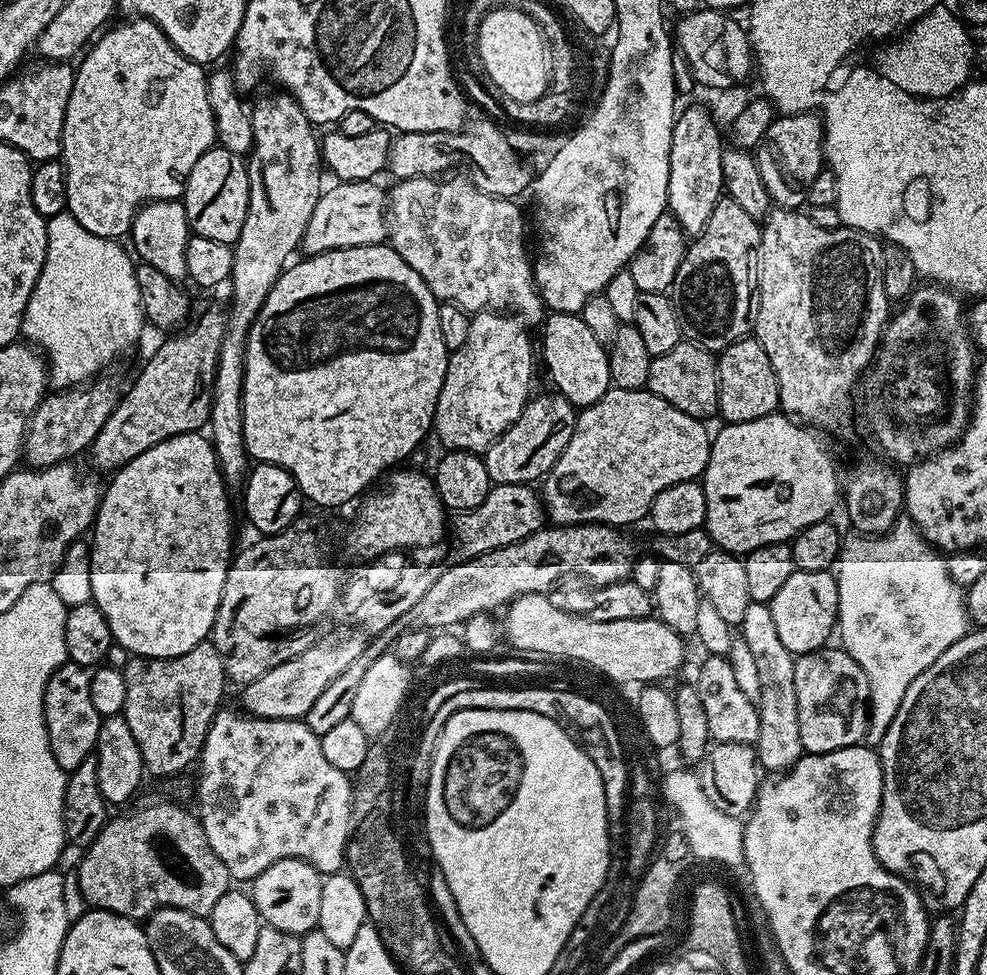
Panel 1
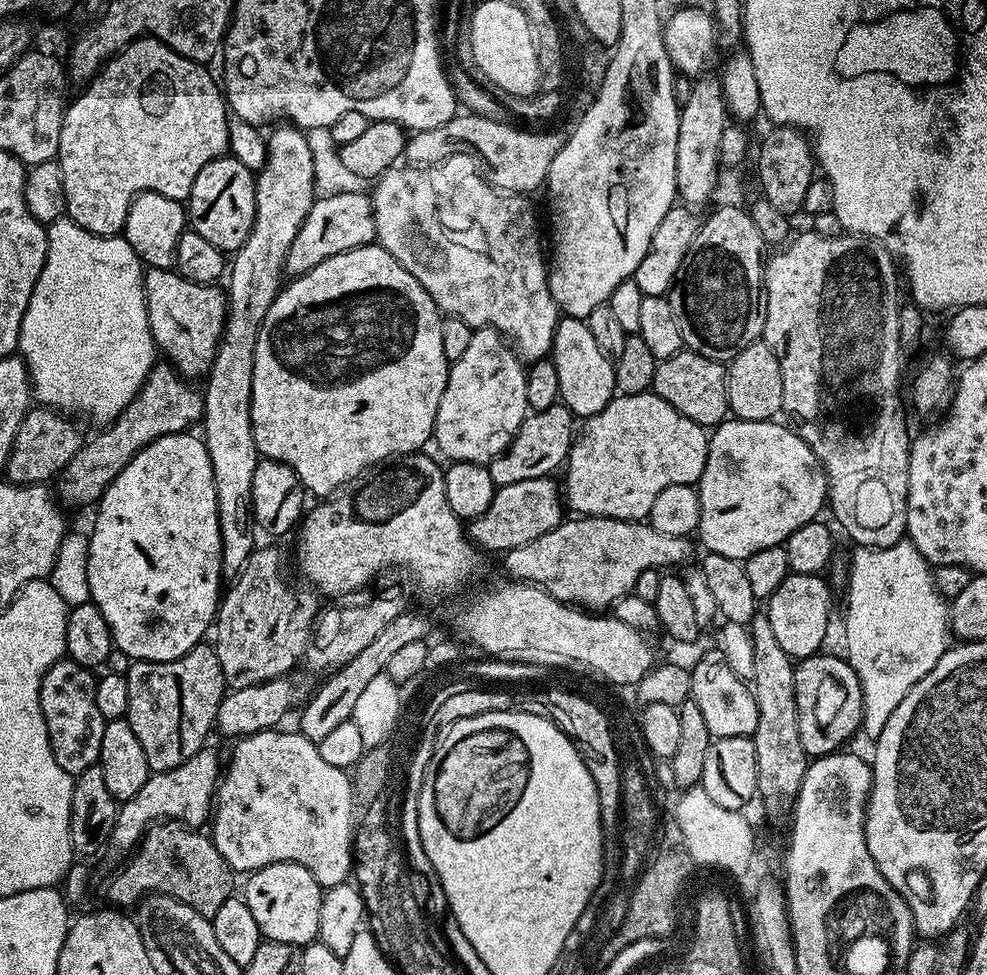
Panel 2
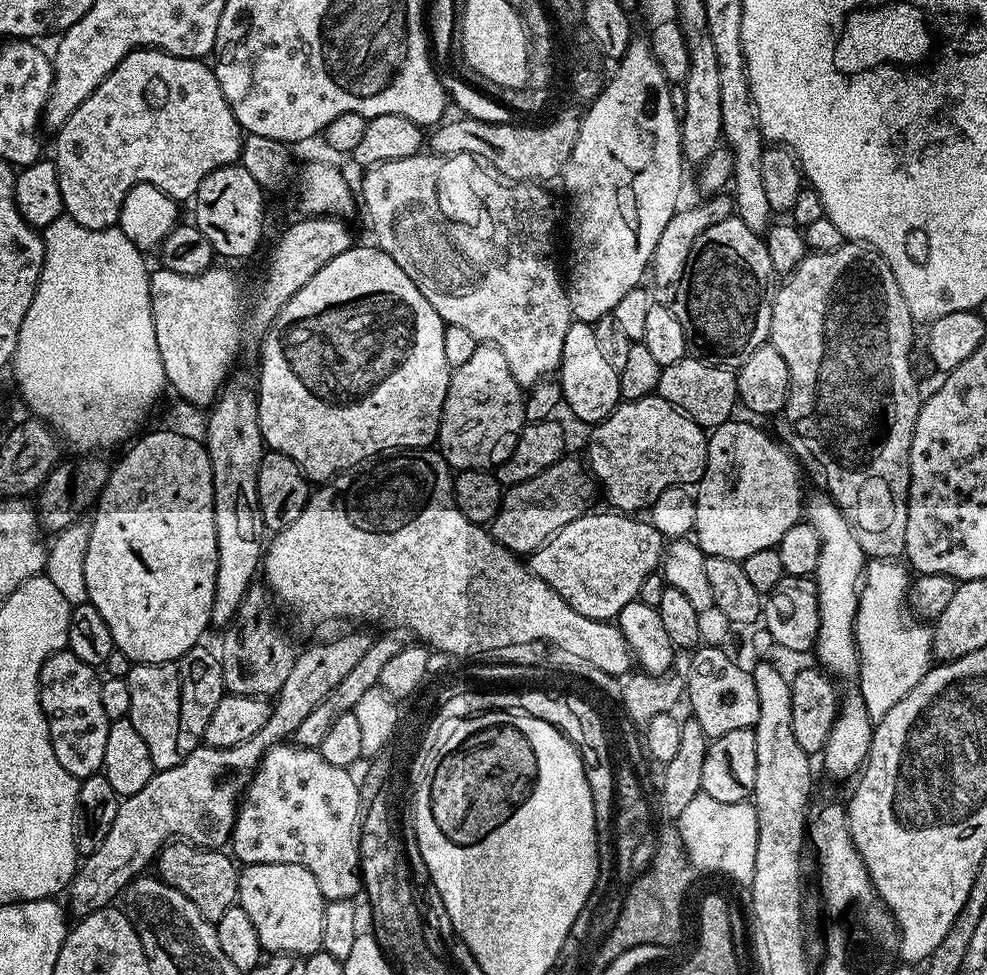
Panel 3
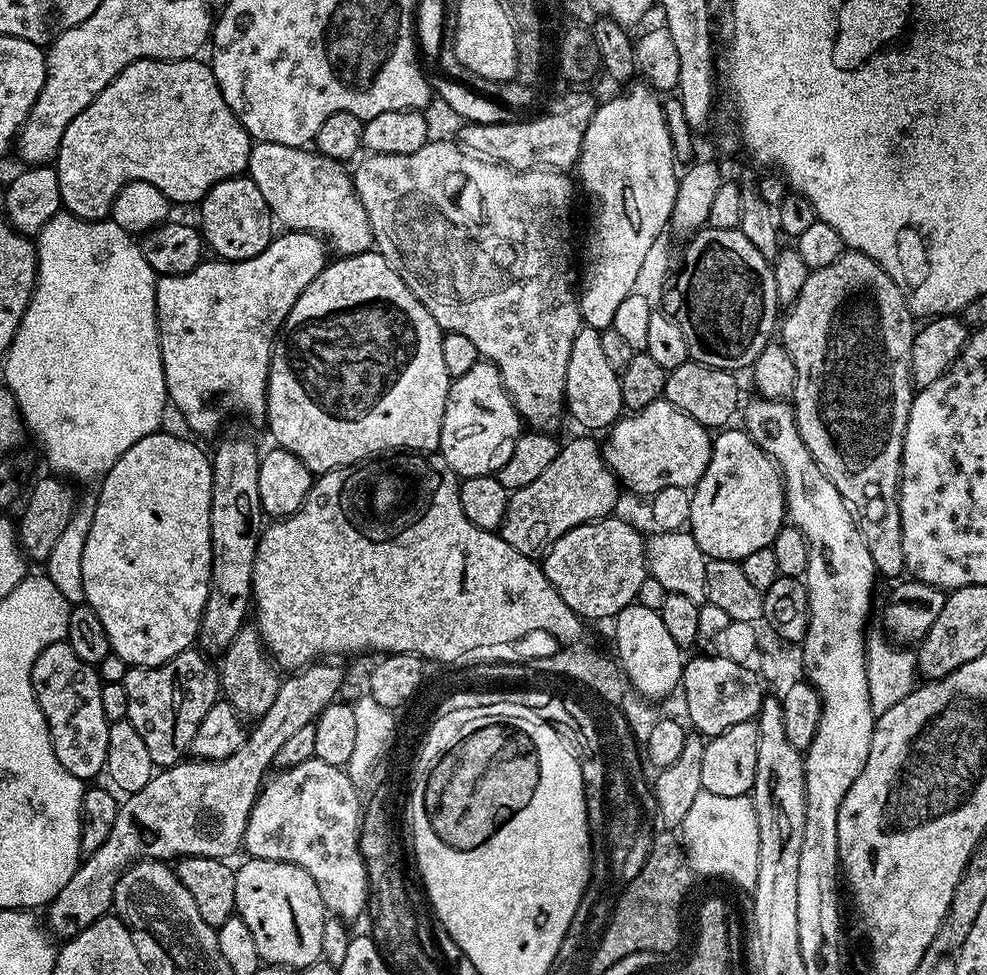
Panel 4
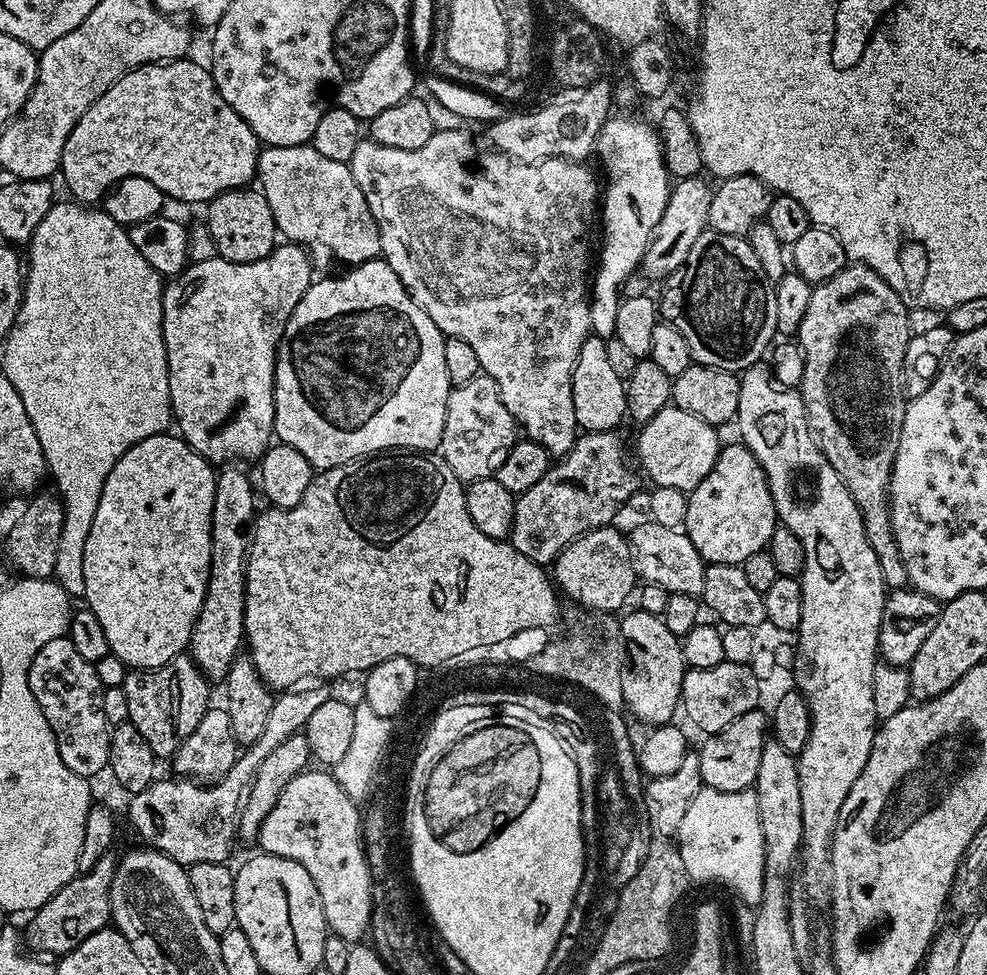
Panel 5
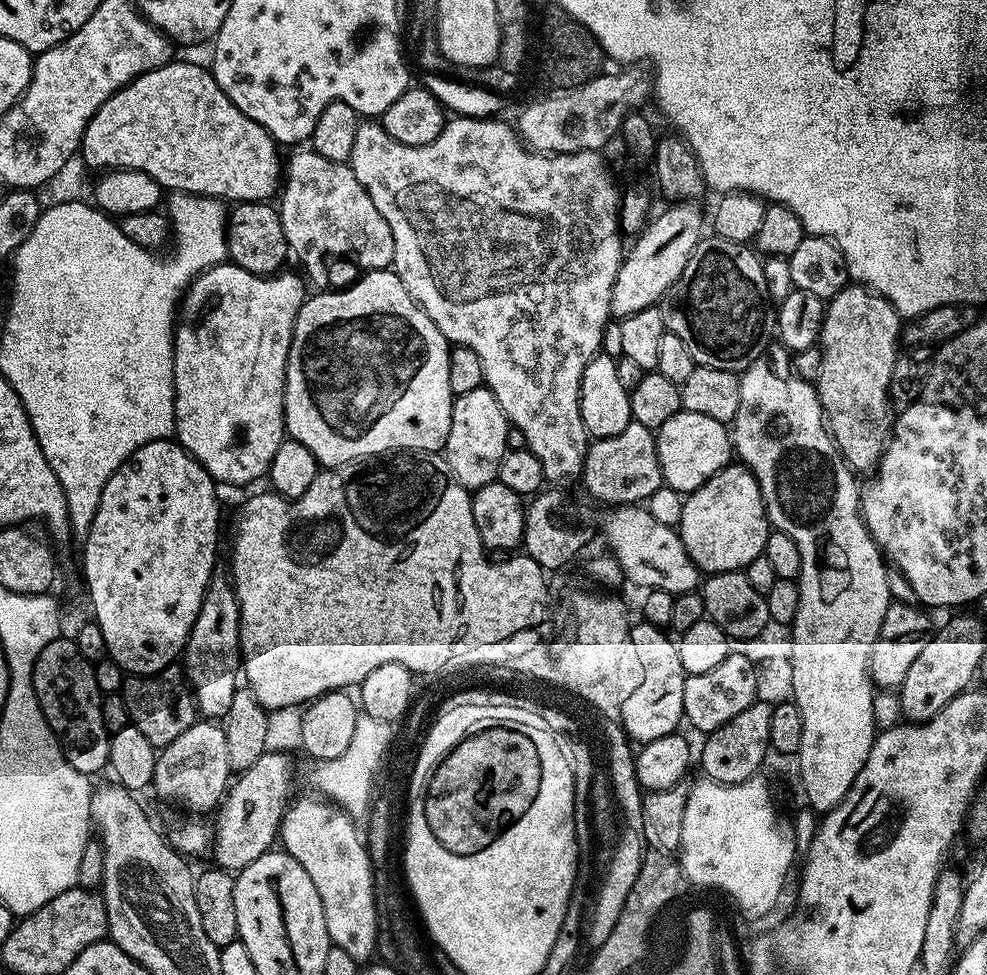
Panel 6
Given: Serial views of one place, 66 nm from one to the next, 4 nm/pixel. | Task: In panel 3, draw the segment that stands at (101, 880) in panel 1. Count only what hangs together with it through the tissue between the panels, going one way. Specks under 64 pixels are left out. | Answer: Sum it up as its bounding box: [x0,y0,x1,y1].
[154,842,240,922]

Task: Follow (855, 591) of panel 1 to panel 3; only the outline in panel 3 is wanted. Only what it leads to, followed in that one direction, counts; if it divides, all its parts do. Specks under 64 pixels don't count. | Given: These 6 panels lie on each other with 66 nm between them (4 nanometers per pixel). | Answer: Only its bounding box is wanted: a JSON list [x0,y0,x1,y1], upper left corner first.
[856,559,934,722]

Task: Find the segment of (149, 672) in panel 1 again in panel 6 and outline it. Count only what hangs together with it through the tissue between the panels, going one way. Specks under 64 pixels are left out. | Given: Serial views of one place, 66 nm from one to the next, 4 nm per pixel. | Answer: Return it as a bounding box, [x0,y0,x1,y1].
[122,666,198,746]

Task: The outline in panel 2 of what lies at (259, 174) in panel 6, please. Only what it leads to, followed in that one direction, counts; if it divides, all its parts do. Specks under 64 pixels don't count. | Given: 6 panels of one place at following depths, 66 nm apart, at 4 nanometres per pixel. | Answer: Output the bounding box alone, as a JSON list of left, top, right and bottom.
[56,36,230,236]

